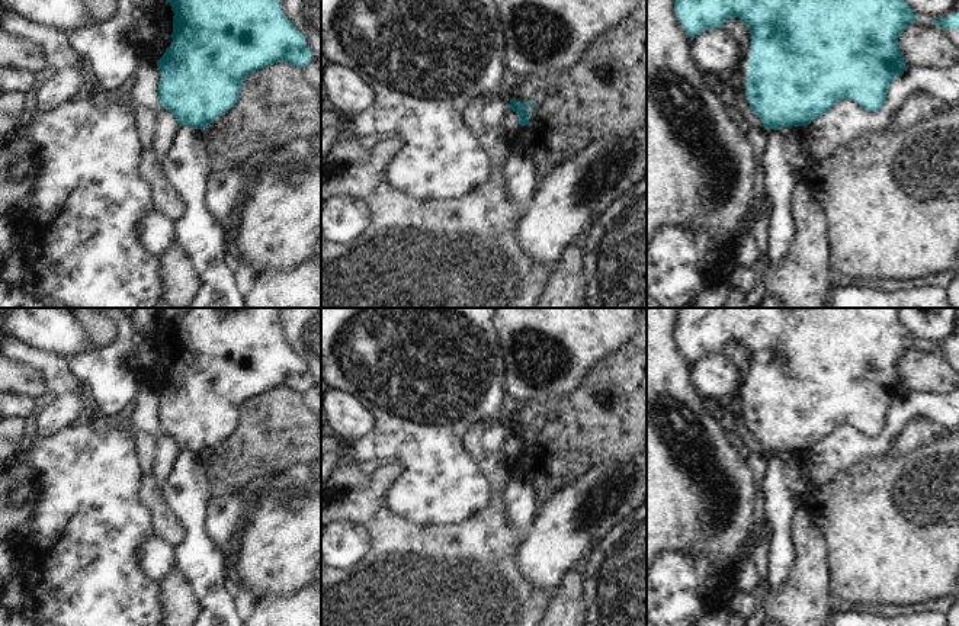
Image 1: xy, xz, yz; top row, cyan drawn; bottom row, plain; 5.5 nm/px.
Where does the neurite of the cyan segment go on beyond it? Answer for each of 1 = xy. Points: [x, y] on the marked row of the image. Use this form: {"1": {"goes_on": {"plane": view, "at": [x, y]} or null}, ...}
{"1": {"goes_on": null}}

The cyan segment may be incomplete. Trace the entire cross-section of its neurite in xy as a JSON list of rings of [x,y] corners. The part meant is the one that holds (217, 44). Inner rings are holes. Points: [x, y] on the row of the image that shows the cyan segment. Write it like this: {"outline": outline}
{"outline": [[[166,0],[171,6],[173,39],[157,61],[160,71],[158,102],[180,126],[203,131],[211,122],[228,113],[240,100],[241,84],[248,74],[269,68],[275,62],[289,62],[296,68],[311,62],[311,49],[302,33],[288,20],[279,0]]]}

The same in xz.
{"outline": [[[530,99],[526,103],[510,100],[509,110],[513,110],[517,113],[520,126],[529,125],[529,119],[532,116],[532,113],[526,113],[525,110],[527,106],[532,106],[532,103],[533,103],[533,99]]]}

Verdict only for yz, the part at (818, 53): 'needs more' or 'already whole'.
already whole

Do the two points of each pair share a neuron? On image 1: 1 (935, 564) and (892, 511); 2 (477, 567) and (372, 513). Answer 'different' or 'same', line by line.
1: same
2: same

